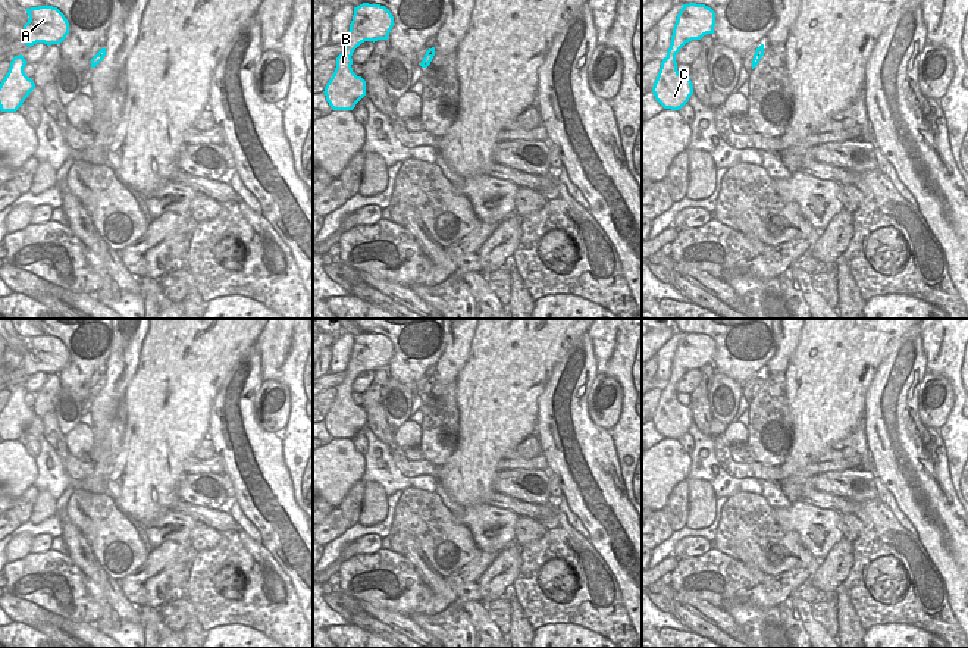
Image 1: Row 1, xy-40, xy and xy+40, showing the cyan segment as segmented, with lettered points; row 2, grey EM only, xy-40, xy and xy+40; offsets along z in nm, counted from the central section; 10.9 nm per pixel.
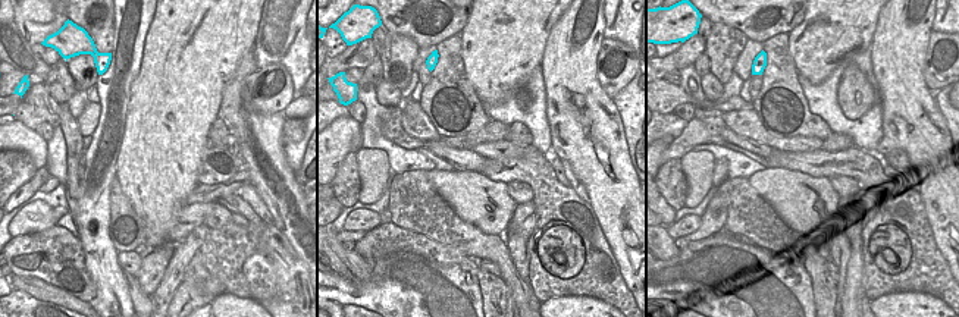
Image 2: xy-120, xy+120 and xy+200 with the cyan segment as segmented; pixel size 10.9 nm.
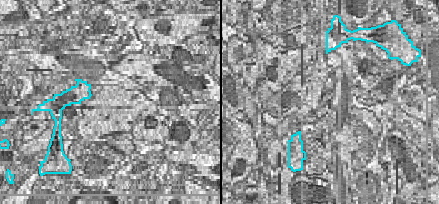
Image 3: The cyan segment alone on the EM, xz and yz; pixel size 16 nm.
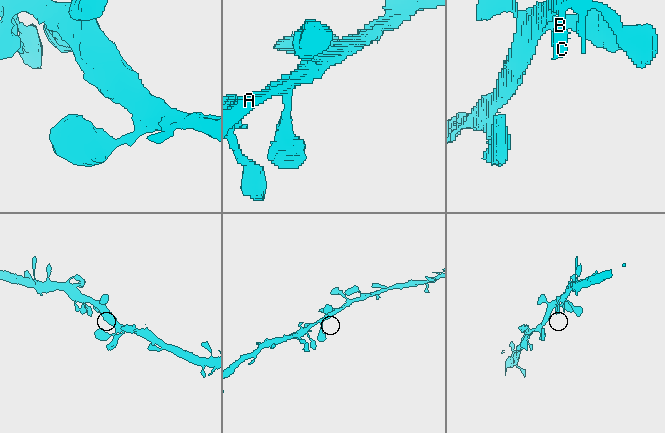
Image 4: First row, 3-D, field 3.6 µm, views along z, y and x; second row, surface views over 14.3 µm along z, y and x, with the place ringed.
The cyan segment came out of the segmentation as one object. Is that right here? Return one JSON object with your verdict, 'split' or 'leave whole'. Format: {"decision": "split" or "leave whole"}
{"decision": "leave whole"}

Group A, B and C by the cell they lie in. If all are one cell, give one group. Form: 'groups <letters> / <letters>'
groups A B C

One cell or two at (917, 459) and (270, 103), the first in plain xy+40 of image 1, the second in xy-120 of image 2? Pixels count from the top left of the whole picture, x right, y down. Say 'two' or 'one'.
two

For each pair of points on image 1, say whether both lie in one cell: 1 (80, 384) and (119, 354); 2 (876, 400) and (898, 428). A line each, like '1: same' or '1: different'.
1: different
2: same

